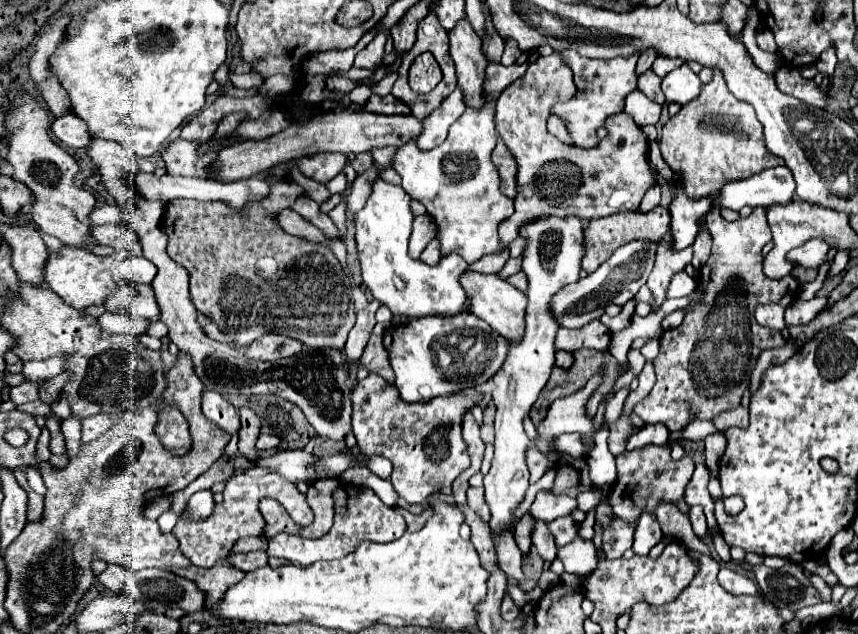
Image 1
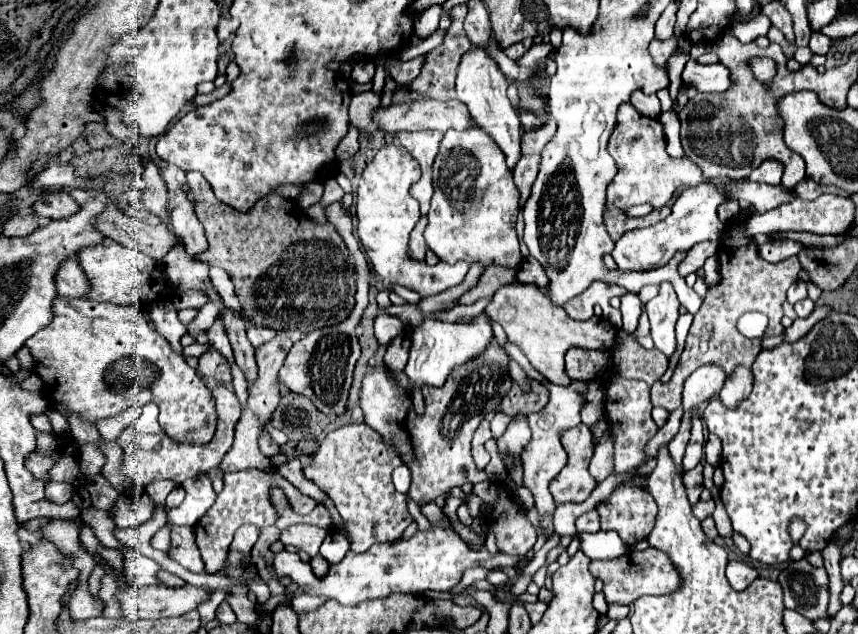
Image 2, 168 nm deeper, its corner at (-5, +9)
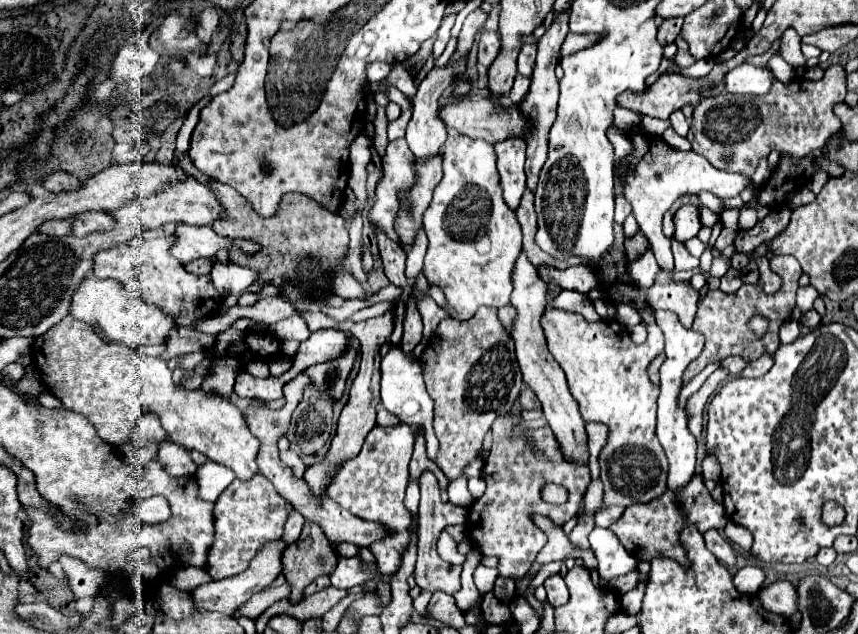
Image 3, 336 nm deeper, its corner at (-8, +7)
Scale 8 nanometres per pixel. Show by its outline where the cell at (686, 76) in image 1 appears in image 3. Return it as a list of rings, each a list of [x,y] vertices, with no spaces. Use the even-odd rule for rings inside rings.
[[[743,63],[725,75],[725,91],[765,95],[769,93],[773,81],[775,81],[775,75],[769,67],[755,67],[755,65]]]

